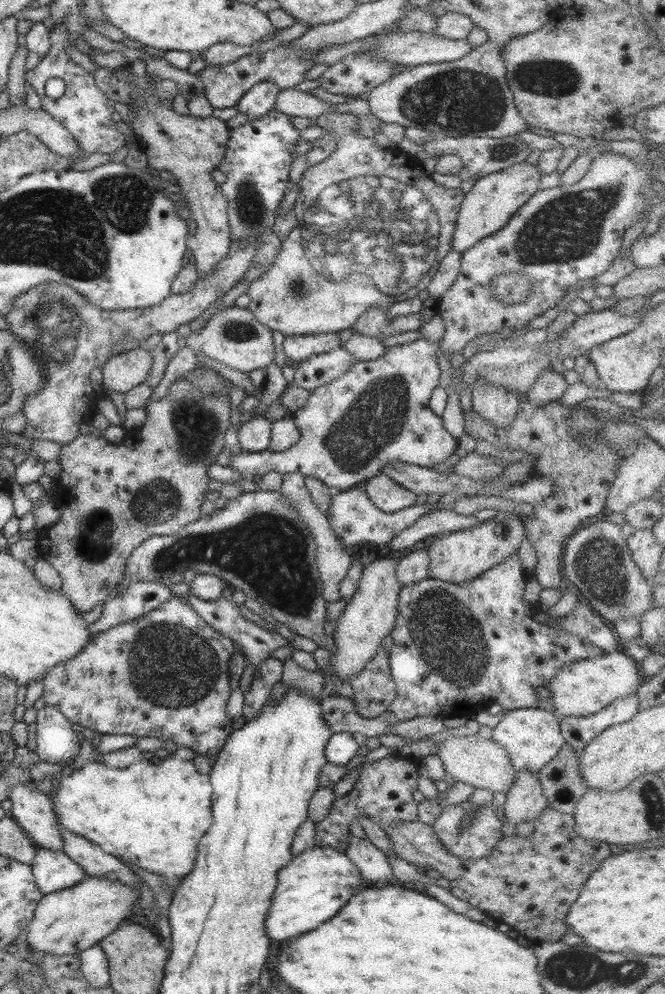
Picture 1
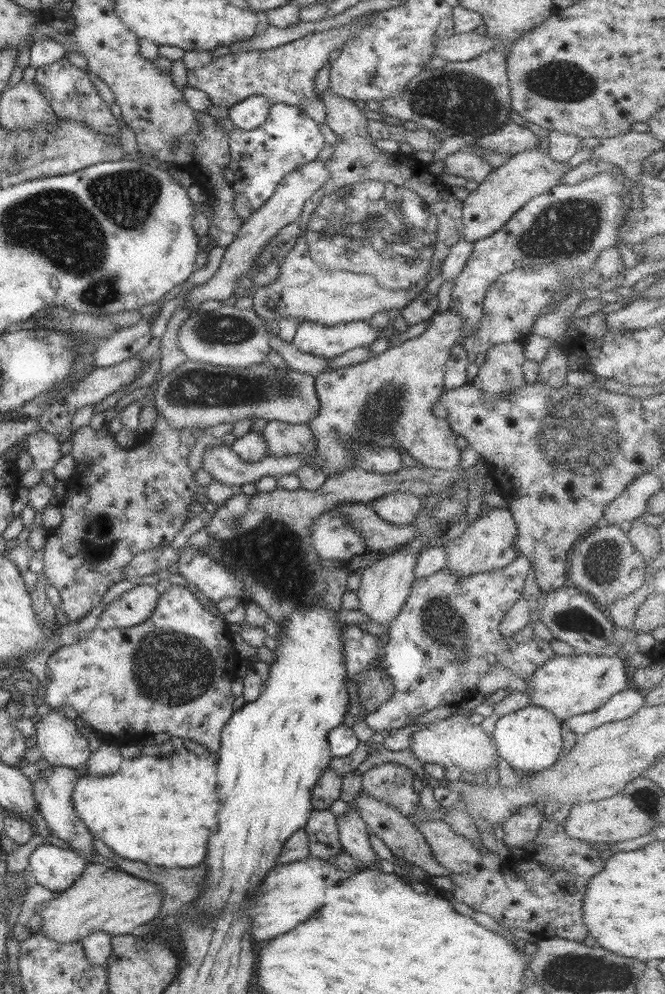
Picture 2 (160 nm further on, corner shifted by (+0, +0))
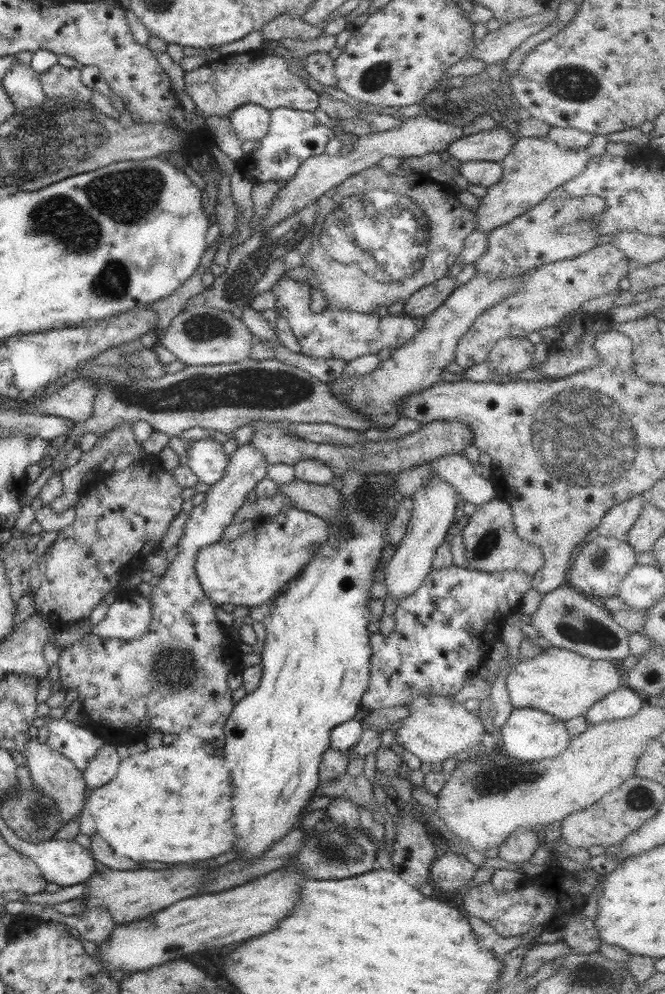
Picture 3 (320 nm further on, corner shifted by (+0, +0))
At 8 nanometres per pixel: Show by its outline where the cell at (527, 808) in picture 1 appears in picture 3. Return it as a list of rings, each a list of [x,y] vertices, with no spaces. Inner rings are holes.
[[[519,828],[499,846],[498,857],[506,862],[517,864],[530,861],[538,846],[536,832]]]

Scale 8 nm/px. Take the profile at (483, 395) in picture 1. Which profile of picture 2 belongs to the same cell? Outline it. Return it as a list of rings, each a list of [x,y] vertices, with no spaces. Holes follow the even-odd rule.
[[[519,342],[497,344],[484,354],[485,362],[472,384],[492,398],[502,398],[526,384],[522,364],[527,361],[525,347]]]

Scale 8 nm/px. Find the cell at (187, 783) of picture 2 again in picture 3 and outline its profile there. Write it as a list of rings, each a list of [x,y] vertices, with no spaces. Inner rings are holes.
[[[180,732],[179,738],[174,739],[171,745],[147,748],[141,753],[125,754],[125,759],[120,761],[119,764],[118,770],[120,772],[117,771],[115,774],[116,778],[100,788],[92,789],[92,794],[88,797],[88,810],[93,816],[99,835],[109,844],[116,855],[124,854],[124,856],[130,856],[129,860],[132,860],[134,863],[154,862],[156,860],[156,862],[164,862],[164,864],[178,865],[180,862],[208,860],[208,858],[214,858],[214,856],[220,856],[220,854],[232,850],[232,816],[234,816],[232,804],[230,804],[230,800],[232,800],[232,776],[230,776],[230,770],[224,768],[224,760],[218,758],[218,756],[210,756],[204,746],[207,746],[207,744],[199,736],[190,732]]]

